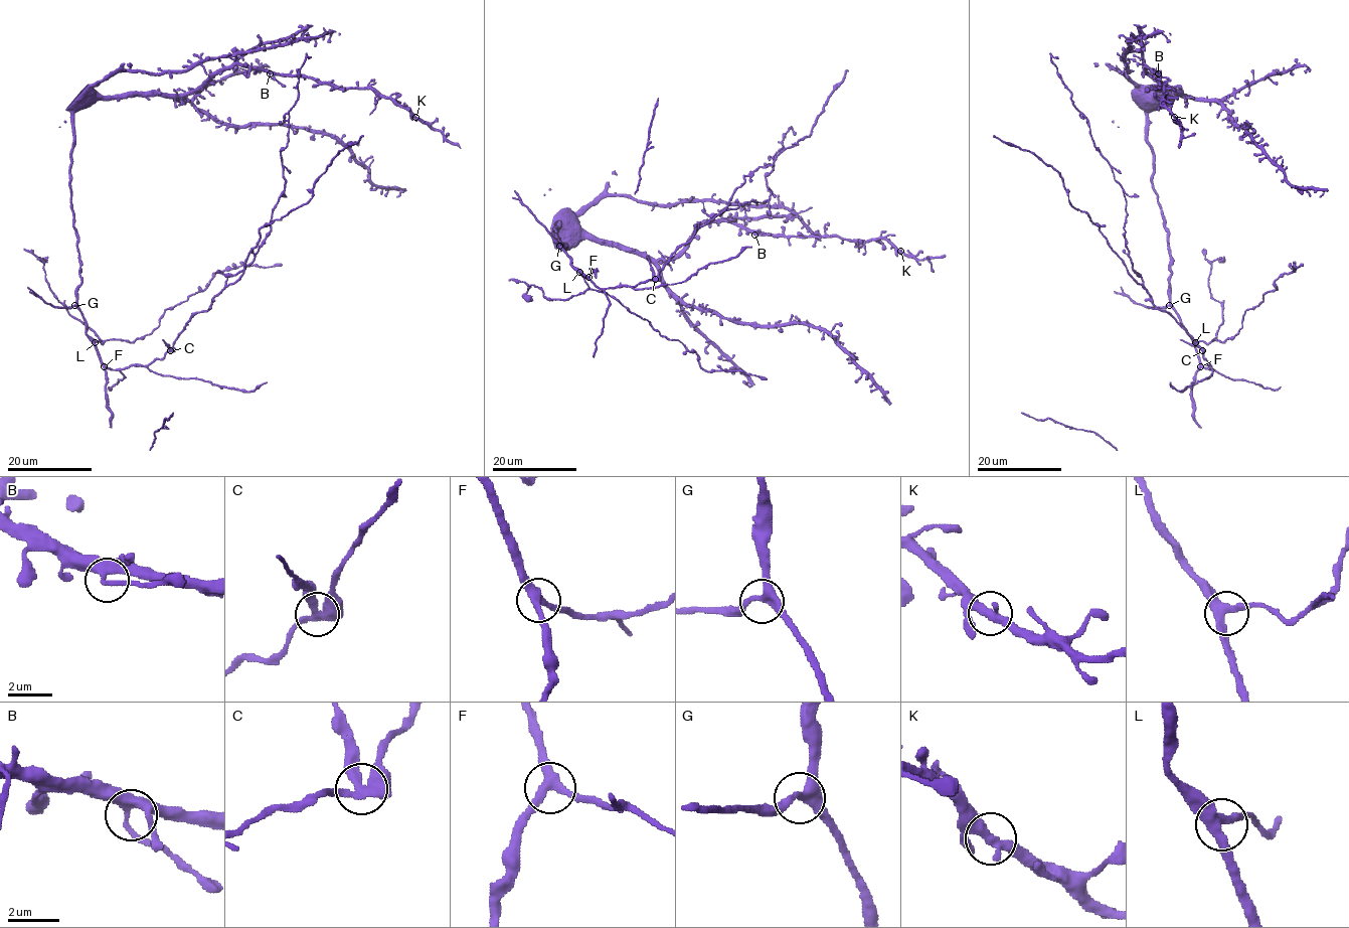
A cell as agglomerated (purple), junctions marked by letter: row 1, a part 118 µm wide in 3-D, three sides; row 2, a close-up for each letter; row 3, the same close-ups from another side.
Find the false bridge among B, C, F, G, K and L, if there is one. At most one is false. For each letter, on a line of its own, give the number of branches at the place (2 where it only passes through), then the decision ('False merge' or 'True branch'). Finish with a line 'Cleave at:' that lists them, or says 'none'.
B: Branches: 3. True branch
C: Branches: 3. False merge
F: Branches: 3. True branch
G: Branches: 3. True branch
K: Branches: 3. True branch
L: Branches: 3. True branch
Cleave at: C

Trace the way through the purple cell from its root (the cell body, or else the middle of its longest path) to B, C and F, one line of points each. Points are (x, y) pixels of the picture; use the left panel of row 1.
B: (79, 257), (70, 188), (75, 111), (98, 100), (188, 95), (218, 69), (235, 64), (265, 68), (270, 73)
C: (79, 257), (76, 305), (99, 359), (112, 369), (121, 369), (150, 364), (170, 350)
F: (79, 257), (80, 286), (76, 292), (76, 305), (85, 319), (87, 334), (104, 366)

